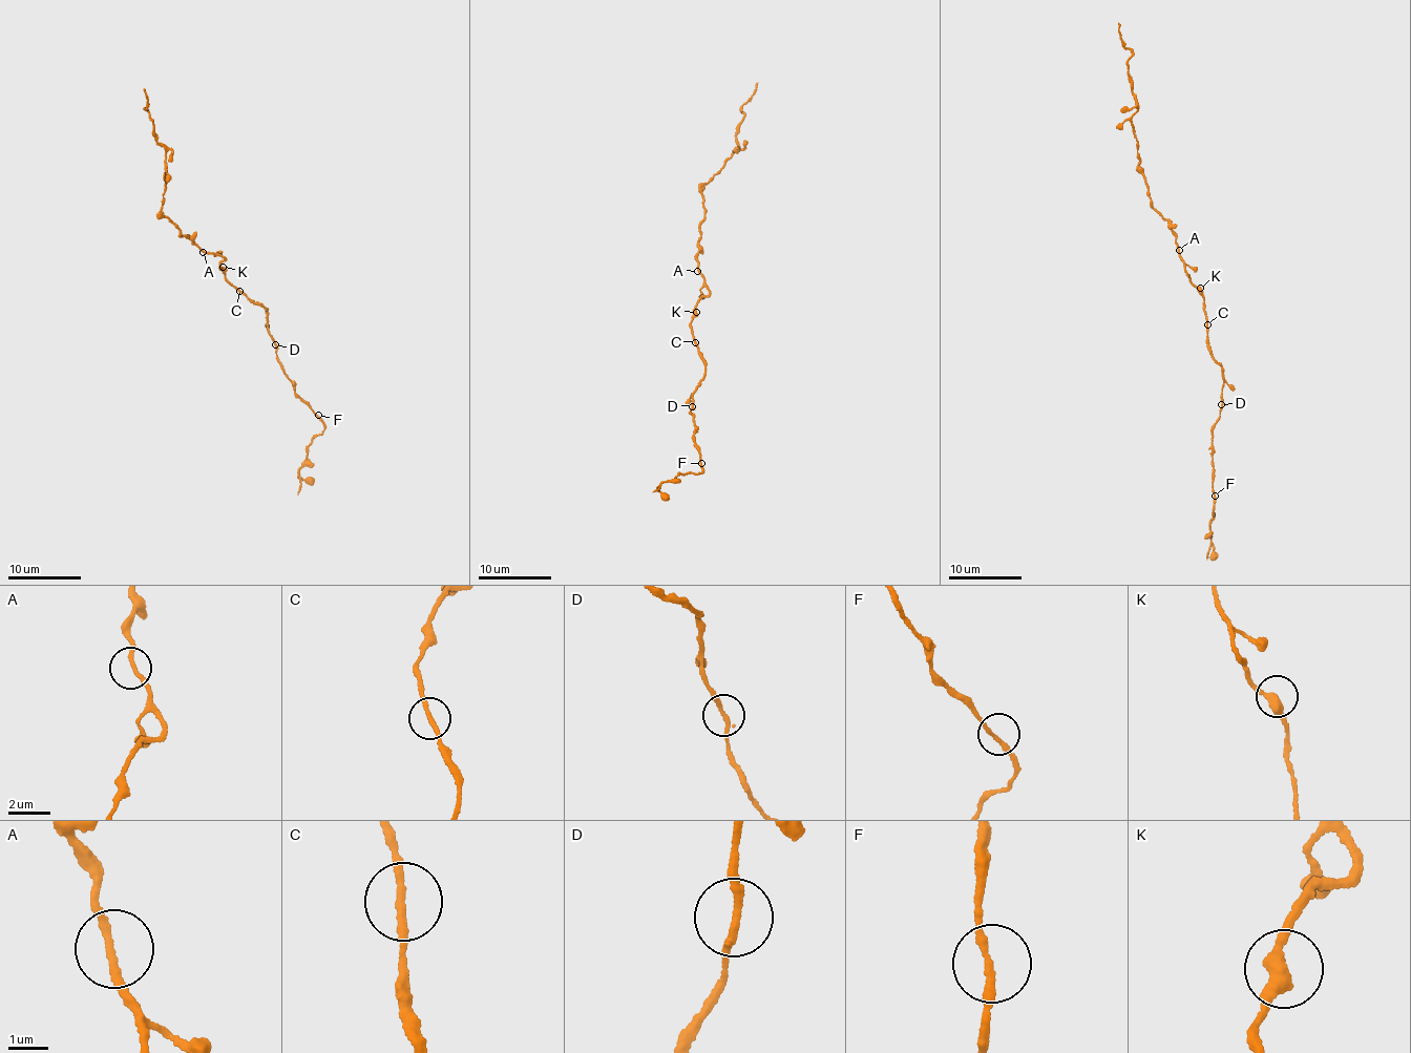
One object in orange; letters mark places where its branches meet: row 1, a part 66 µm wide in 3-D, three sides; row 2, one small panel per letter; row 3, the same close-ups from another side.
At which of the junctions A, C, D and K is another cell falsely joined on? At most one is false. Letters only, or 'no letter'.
no letter

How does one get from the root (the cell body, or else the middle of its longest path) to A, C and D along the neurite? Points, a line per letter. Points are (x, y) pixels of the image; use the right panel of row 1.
A: (1199, 290), (1190, 280), (1179, 250)
C: (1199, 290), (1203, 299), (1207, 324)
D: (1199, 290), (1203, 299), (1206, 336), (1214, 358), (1222, 369), (1221, 405)

